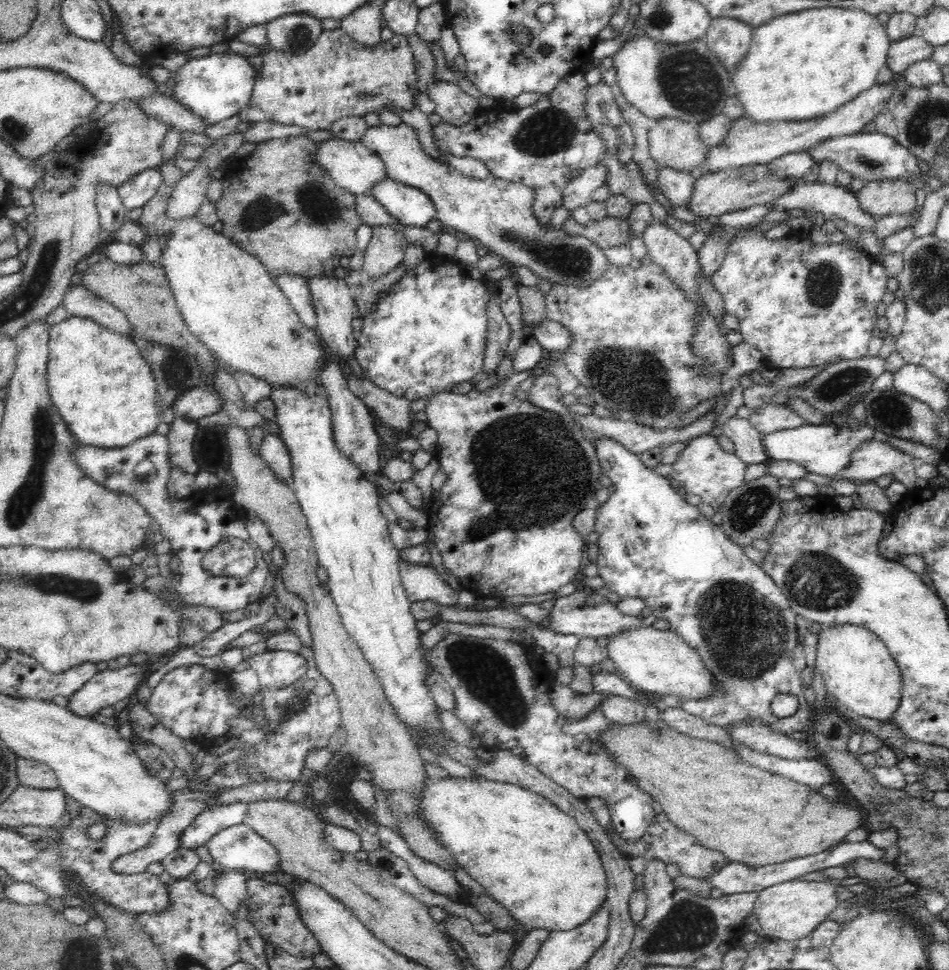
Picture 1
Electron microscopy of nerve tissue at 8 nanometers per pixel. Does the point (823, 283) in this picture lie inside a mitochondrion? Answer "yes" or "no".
yes

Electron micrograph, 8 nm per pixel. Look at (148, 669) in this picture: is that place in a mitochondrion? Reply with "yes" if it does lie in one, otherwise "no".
no

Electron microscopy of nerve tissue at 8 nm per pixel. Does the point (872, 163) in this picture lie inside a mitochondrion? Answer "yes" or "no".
yes

